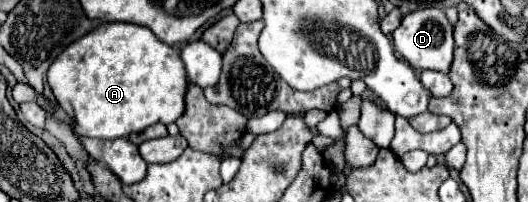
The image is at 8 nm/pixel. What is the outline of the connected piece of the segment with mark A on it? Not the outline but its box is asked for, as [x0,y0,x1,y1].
[47,23,187,137]

